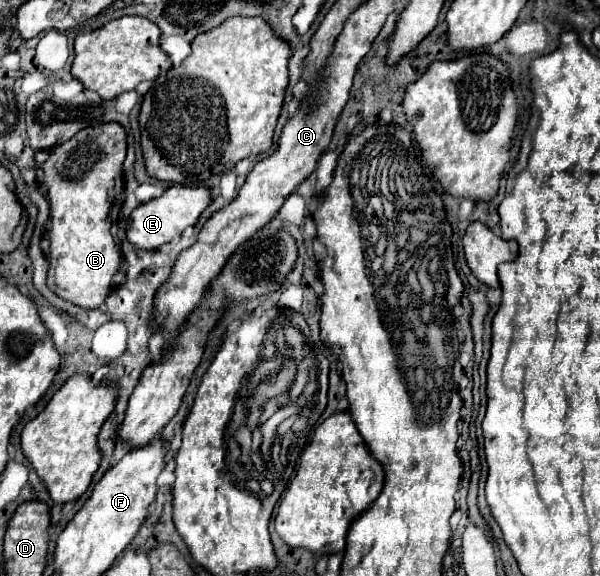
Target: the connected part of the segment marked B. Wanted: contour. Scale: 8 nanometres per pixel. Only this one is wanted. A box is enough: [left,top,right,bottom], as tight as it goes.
[40,123,126,307]

